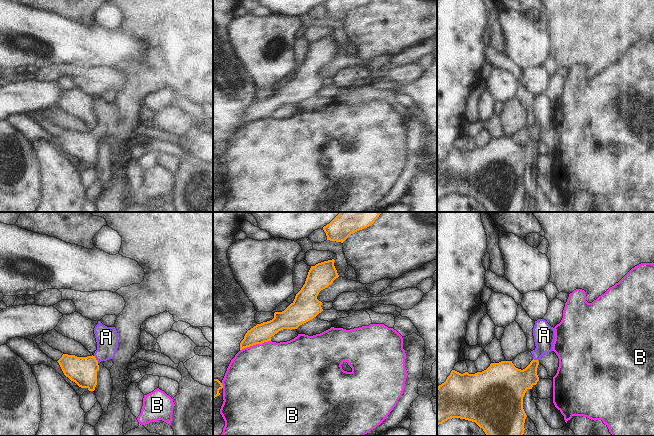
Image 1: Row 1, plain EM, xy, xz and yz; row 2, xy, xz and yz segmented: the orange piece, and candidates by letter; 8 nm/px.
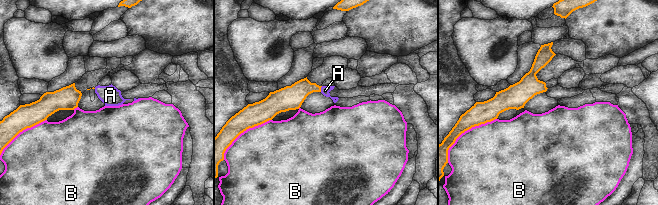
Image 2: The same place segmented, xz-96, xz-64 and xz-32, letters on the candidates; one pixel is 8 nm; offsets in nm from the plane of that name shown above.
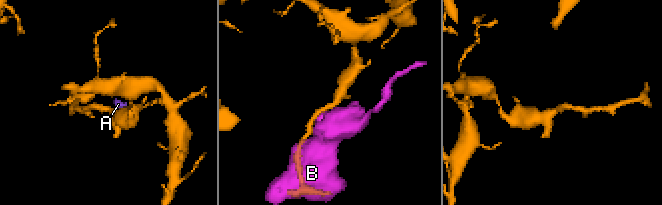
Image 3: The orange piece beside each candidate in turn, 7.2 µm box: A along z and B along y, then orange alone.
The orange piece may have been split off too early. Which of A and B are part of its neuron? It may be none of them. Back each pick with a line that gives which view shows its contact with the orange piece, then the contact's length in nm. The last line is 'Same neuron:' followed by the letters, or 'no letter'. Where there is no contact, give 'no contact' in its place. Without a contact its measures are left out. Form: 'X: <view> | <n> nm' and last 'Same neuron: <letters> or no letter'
A: xy | 70 nm
Same neuron: A

